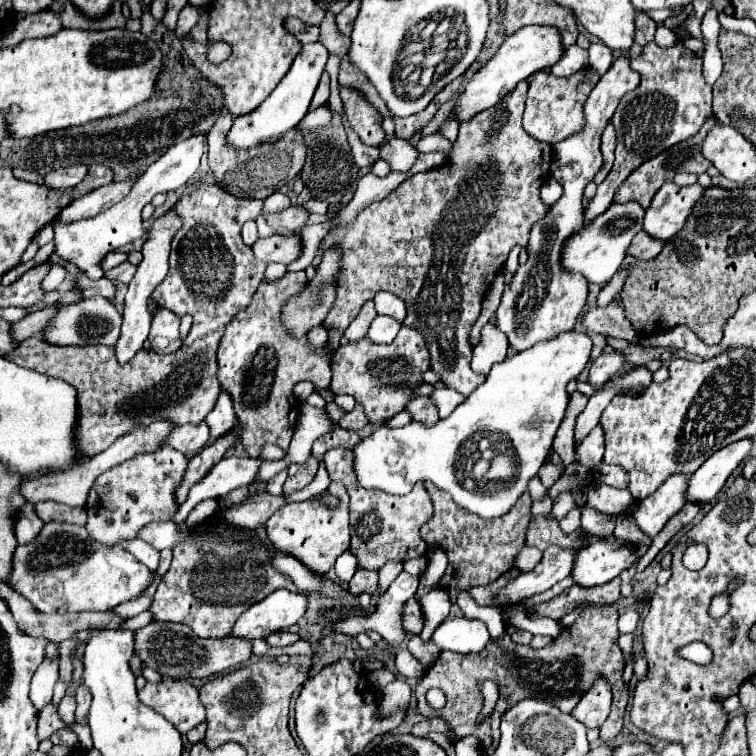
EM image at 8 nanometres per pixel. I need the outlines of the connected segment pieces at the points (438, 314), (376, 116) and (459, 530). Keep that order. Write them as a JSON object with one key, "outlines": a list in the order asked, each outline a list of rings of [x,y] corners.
{"outlines":[[[[528,81],[518,83],[518,87],[506,95],[498,107],[486,109],[472,121],[460,125],[460,135],[450,149],[448,161],[442,167],[406,179],[388,197],[360,211],[352,223],[336,223],[324,237],[320,251],[312,261],[314,269],[320,265],[322,253],[326,249],[338,247],[342,251],[336,301],[326,317],[326,325],[334,327],[328,331],[330,347],[340,347],[342,333],[360,313],[366,301],[374,299],[378,291],[390,291],[406,303],[408,315],[404,325],[422,333],[430,351],[430,369],[446,387],[462,393],[466,399],[478,385],[484,383],[484,377],[476,375],[470,369],[472,349],[468,333],[476,323],[482,299],[506,263],[510,249],[518,243],[526,247],[532,225],[540,221],[548,211],[548,207],[540,201],[540,187],[550,177],[552,147],[530,137],[522,127],[526,93]]],[[[340,87],[340,99],[344,101],[346,117],[352,129],[366,145],[378,147],[386,137],[382,129],[382,115],[372,103],[368,103],[368,99],[364,99],[364,95],[360,95],[360,91],[352,91],[352,87]]],[[[424,481],[424,485],[434,503],[434,517],[420,529],[422,539],[428,543],[428,549],[444,547],[448,555],[448,567],[438,583],[440,589],[448,593],[448,591],[467,591],[473,586],[486,586],[514,567],[514,555],[520,551],[520,547],[524,547],[526,541],[526,529],[532,505],[530,493],[524,493],[514,503],[512,511],[508,511],[508,515],[488,521],[480,519],[478,515],[472,515],[470,511],[464,511],[464,507],[454,503],[448,491],[440,491],[434,483]]]]}

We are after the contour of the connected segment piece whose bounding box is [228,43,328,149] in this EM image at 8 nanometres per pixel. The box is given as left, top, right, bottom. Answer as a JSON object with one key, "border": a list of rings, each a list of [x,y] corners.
{"border":[[[320,43],[304,45],[302,51],[298,53],[298,57],[294,59],[290,71],[278,83],[278,87],[272,91],[272,95],[250,115],[242,115],[242,117],[234,119],[234,125],[228,133],[228,141],[238,149],[250,149],[254,145],[260,145],[266,137],[280,135],[280,133],[286,133],[286,131],[294,129],[304,119],[304,115],[308,113],[312,95],[318,87],[318,81],[320,81],[322,73],[324,73],[326,61],[328,61],[328,51],[326,51],[324,45],[320,45]]]}

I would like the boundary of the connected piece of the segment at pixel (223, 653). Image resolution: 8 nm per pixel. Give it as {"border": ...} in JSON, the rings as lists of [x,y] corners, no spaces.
{"border":[[[152,621],[144,629],[136,631],[136,651],[138,657],[146,663],[146,667],[158,671],[162,677],[170,679],[196,679],[196,677],[210,677],[220,675],[230,667],[236,667],[250,659],[252,643],[246,639],[224,637],[224,639],[202,639],[192,633],[188,625],[182,623],[160,623]]]}

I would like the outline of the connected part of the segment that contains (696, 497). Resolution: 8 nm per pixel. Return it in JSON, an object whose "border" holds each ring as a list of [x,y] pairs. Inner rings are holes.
{"border":[[[742,439],[722,451],[716,451],[704,465],[700,465],[698,471],[690,475],[686,503],[710,503],[726,483],[728,475],[742,463],[742,459],[746,459],[750,449],[752,439]]]}

